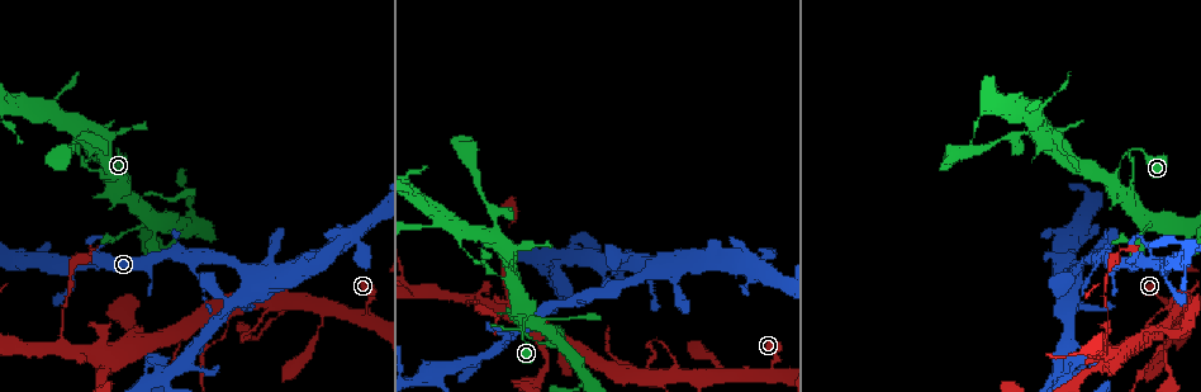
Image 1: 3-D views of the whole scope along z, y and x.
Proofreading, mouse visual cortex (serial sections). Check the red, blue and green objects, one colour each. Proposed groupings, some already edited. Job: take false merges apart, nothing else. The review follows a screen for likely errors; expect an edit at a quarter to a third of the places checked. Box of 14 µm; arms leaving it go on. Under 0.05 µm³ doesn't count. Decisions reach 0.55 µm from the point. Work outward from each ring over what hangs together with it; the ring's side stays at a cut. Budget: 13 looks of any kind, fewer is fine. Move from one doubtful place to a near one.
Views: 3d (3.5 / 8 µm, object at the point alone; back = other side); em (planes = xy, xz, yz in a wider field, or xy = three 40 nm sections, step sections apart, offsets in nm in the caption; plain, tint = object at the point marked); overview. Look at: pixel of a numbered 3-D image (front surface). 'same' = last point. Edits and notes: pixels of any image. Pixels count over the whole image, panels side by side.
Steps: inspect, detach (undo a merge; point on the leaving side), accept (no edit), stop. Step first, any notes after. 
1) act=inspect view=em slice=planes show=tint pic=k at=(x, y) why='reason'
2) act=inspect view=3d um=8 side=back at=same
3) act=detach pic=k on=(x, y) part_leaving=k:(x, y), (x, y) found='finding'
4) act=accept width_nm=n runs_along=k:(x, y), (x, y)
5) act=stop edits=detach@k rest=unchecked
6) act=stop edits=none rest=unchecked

act=inspect view=em slice=xy step=5 show=tint pic=1 at=(117, 148) why='sharp bend'

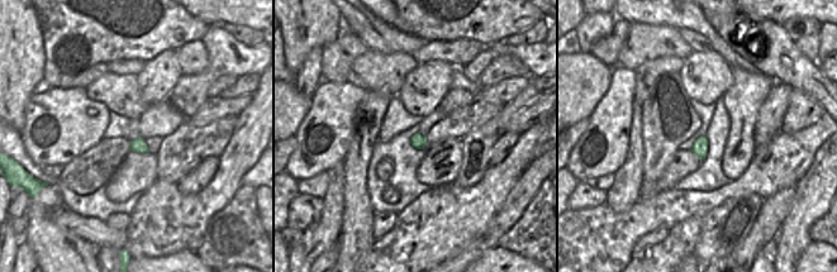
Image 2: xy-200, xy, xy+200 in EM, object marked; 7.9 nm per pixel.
act=inspect view=3d um=3.5 at=same why='wider look'

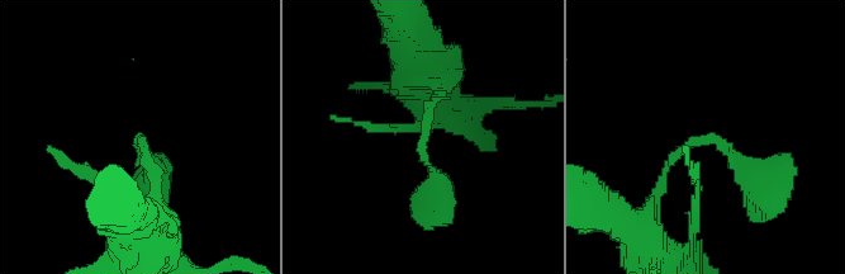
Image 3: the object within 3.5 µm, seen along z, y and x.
act=accept arm_widths_nm=150,250 runs_along=3:(437, 183), (422, 157), (437, 83) found='continuous, no second cell'

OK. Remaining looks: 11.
act=inspect view=3d um=3.5 pic=1 at=(1048, 135) why='thin arm on a thick one'

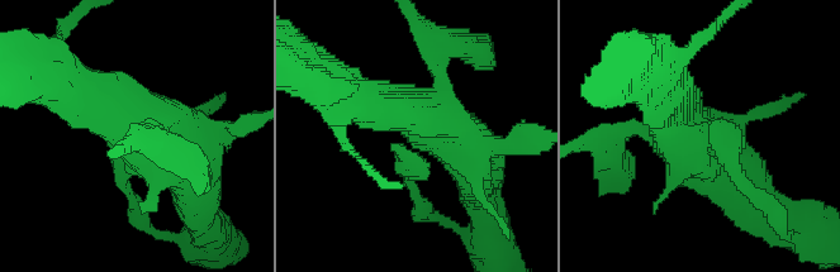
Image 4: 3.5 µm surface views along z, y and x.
act=inspect view=em slice=xy step=2 show=tint pic=4 at=(704, 133) why='shape alone is not enough'

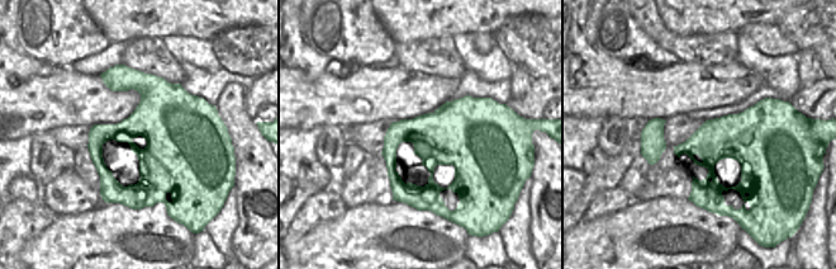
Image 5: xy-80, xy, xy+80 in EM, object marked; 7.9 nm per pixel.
act=accept runs_along=4:(195, 189), (191, 142), (101, 91) found='all the same cell'

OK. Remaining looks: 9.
act=inspect view=3d um=3.5 pic=1 at=(1076, 273) why='arms run side by side'

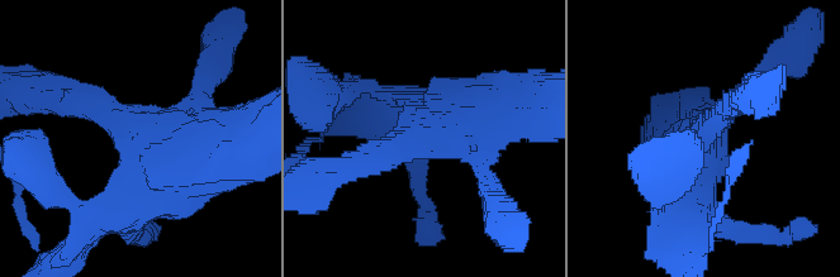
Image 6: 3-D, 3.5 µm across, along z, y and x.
act=inspect view=em slice=xy step=2 show=tint pic=6 at=(145, 148) why='need the tissue'

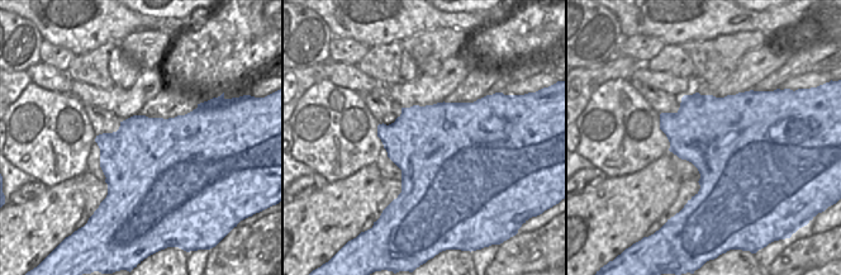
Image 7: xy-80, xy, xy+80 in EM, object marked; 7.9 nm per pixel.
act=accept found='continuous, no second cell'

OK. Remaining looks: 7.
act=inspect view=3d um=3.5 pic=1 at=(225, 330) why='calibre changes'

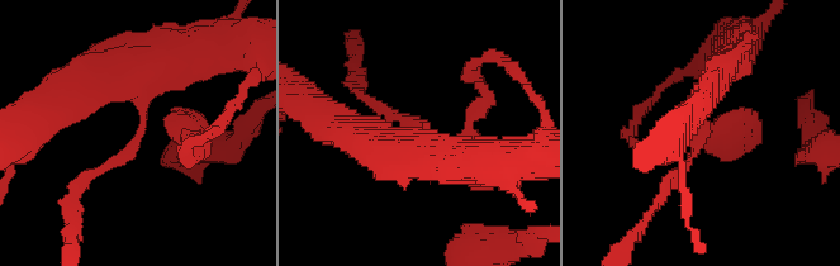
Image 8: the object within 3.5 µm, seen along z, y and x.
act=inspect view=em slice=xy step=5 show=plain pic=8 at=(141, 132) arm_widths_nm=150,450 why='shape alone is not enough'

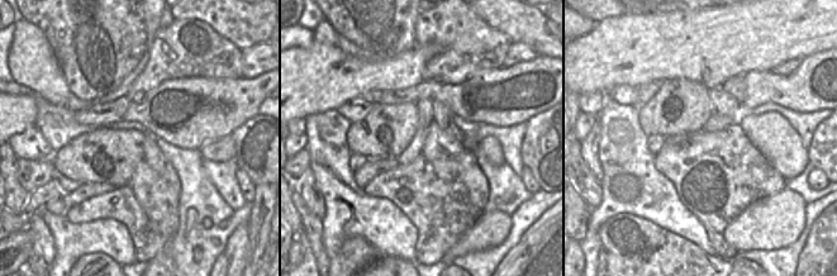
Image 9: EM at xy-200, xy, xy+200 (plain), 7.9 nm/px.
act=inspect view=em slice=xy step=5 show=tint at=same why='with the object marked'

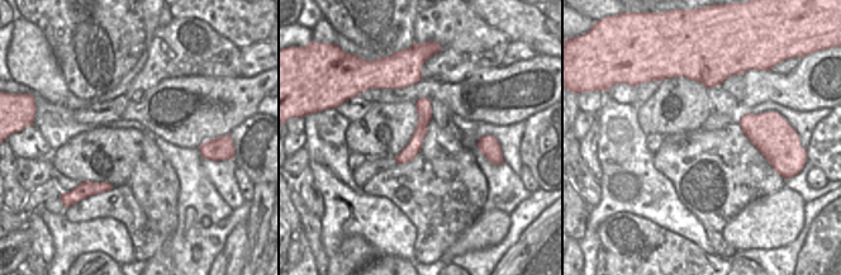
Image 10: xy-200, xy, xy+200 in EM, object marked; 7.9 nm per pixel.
act=accept runs_along=10:(423, 100), (417, 142), (399, 160) found='one cell here'

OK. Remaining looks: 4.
act=inspect view=3d um=3.5 side=back pic=1 at=(764, 259) why='side arm on a straight run'

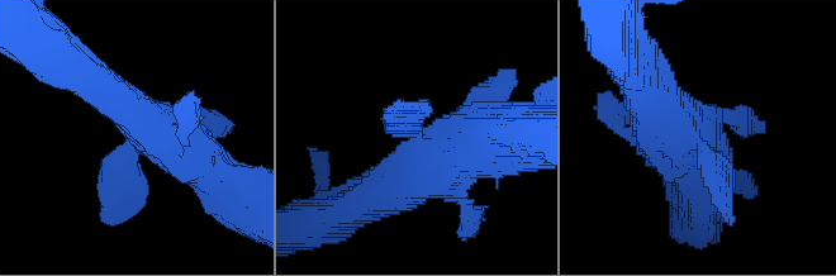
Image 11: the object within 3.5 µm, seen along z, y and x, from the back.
act=inspect view=em slice=xy step=1 show=tint pic=11 at=(697, 140) why='now the EM'

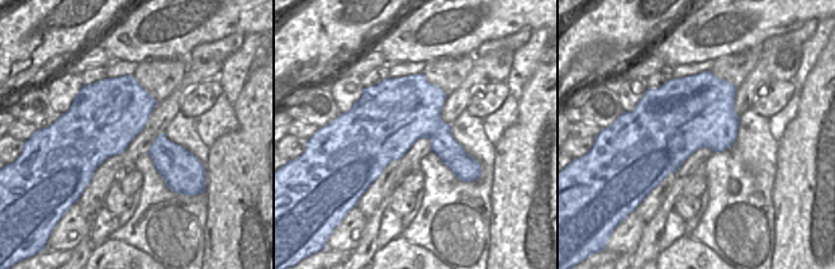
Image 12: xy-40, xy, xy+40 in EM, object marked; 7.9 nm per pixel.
act=accept runs_along=11:(231, 188), (107, 90) found='continuous, no second cell'

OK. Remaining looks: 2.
act=stop edits=none rest=unchecked

